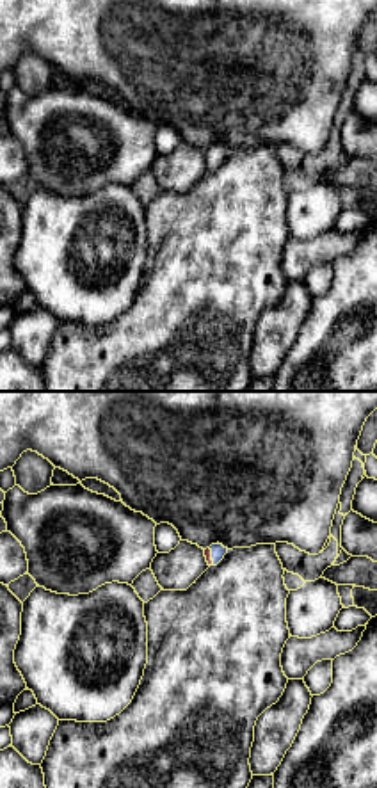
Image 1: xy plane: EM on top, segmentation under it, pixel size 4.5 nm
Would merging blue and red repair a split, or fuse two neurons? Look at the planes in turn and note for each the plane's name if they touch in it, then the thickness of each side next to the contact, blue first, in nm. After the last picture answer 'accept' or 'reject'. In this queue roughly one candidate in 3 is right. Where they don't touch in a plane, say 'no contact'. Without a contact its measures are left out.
meets blue in xy; 60 nm thick on the blue side, 30 nm on the other

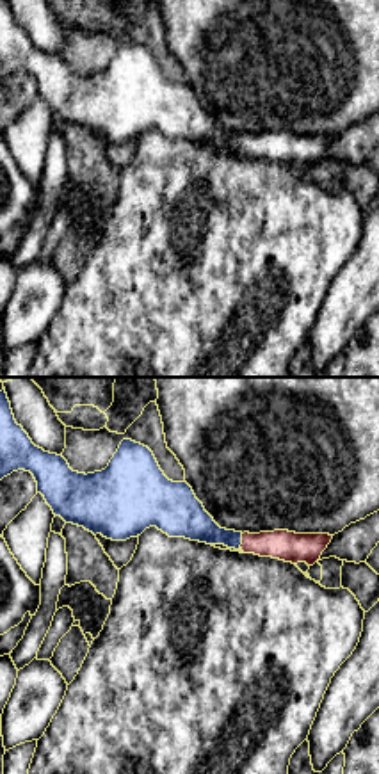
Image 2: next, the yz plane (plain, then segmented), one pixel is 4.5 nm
meets blue in yz; 160 nm thick on the blue side, 140 nm on the other

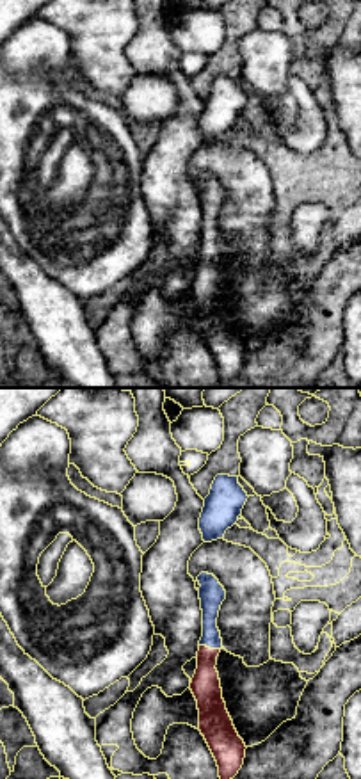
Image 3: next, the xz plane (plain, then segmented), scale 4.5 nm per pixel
meets blue in xz; 120 nm thick on the blue side, 130 nm on the other

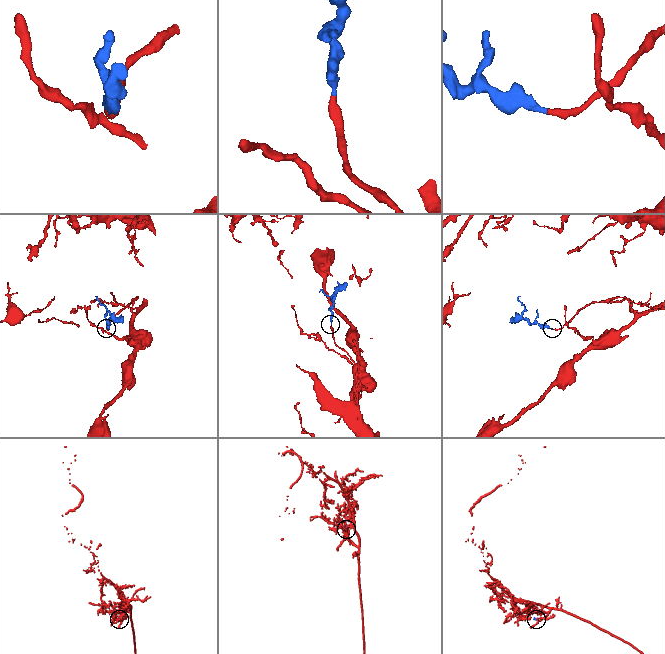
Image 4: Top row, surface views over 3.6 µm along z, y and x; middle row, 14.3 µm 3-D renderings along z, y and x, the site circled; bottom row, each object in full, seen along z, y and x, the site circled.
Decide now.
accept

